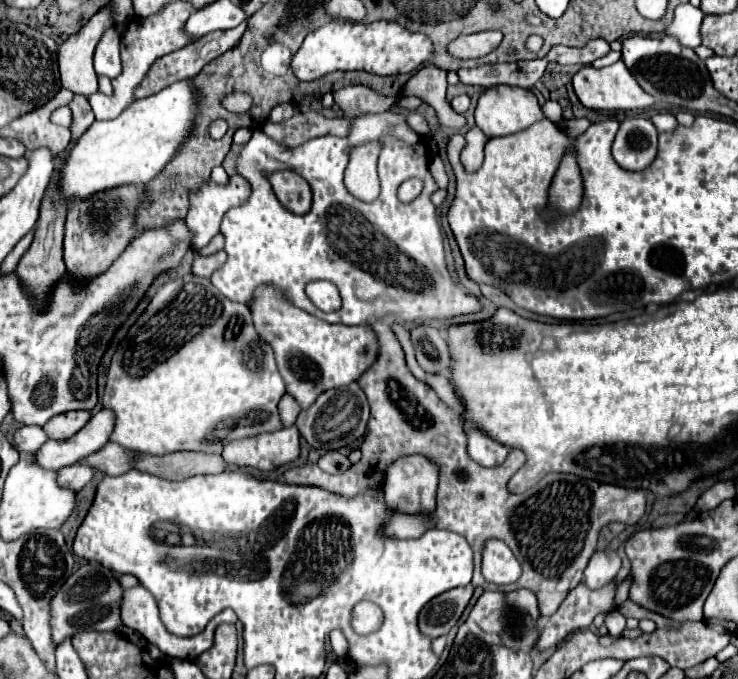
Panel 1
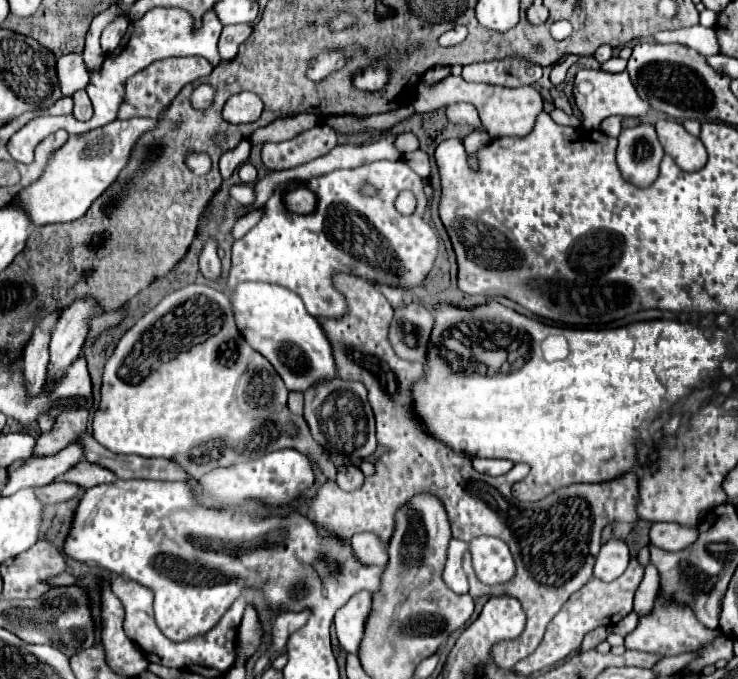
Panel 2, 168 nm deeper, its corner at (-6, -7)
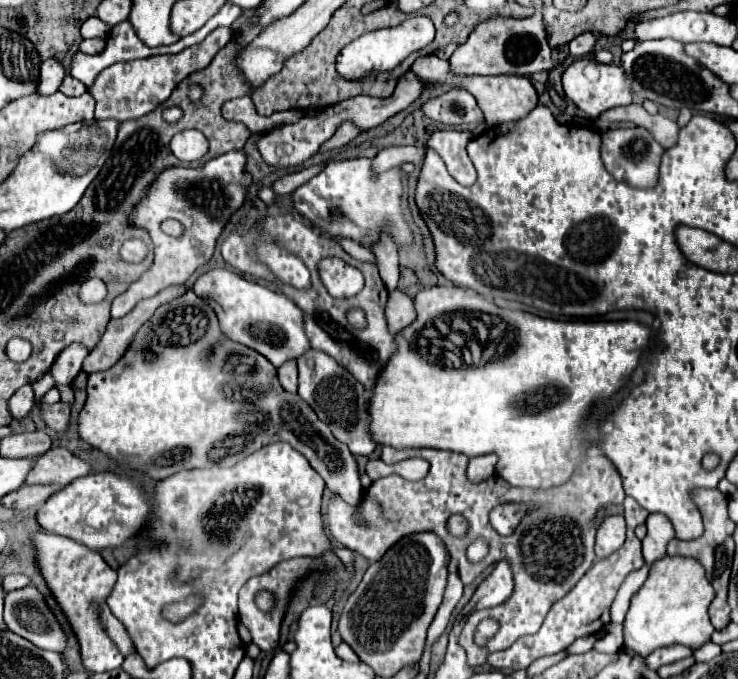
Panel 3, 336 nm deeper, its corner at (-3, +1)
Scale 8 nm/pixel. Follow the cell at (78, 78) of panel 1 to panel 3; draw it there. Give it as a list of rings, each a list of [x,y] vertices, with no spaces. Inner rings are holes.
[[[55,58],[41,62],[41,66],[39,66],[39,90],[37,90],[37,94],[49,96],[49,94],[57,92],[59,84],[63,82],[63,78],[65,78],[65,70],[63,70],[63,66]]]

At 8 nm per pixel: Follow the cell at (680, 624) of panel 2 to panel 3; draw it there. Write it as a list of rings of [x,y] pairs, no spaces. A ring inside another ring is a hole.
[[[663,556],[651,566],[645,584],[633,594],[631,606],[625,618],[625,646],[641,656],[651,654],[657,648],[683,644],[697,650],[711,640],[715,628],[709,622],[709,604],[715,598],[711,582],[707,582],[703,566],[695,558],[669,558]]]

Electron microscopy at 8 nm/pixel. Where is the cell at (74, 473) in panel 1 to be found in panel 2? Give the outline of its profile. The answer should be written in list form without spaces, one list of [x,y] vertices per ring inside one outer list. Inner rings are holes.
[[[52,482],[48,486],[36,488],[36,494],[44,504],[58,504],[58,502],[66,502],[66,500],[74,498],[78,494],[78,490],[80,490],[80,486],[76,486],[72,482]]]

